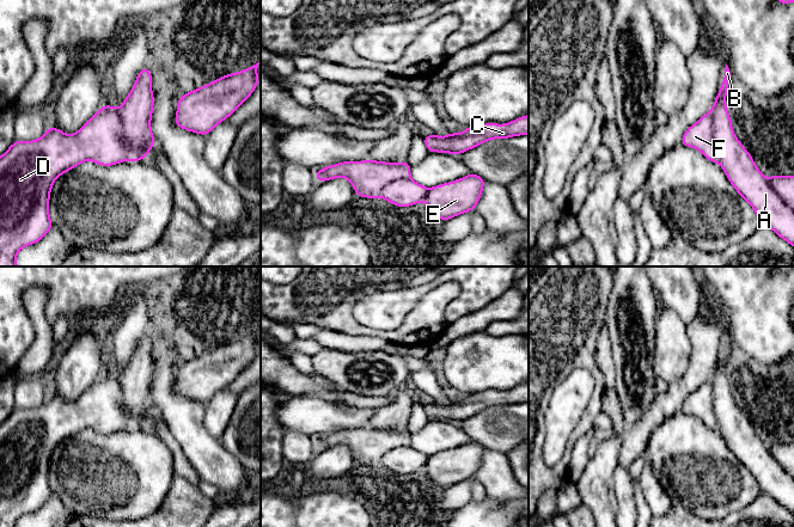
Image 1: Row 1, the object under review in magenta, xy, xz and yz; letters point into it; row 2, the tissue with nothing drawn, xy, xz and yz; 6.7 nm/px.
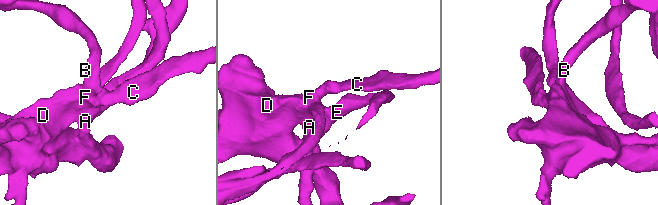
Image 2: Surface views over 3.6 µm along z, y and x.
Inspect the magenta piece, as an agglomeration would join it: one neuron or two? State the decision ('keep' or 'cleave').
cleave

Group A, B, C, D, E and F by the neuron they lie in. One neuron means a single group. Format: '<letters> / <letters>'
A B E / C D F

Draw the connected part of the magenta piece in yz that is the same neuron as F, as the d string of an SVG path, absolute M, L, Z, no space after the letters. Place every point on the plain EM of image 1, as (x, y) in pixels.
M706 381L686 397L680 411L698 417L709 429L719 430L713 400L713 385L710 381Z

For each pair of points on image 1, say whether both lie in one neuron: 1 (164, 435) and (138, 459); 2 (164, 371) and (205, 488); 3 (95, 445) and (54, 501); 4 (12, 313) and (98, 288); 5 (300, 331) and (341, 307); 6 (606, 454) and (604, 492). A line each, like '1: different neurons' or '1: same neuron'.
1: different neurons
2: different neurons
3: different neurons
4: same neuron
5: different neurons
6: same neuron

